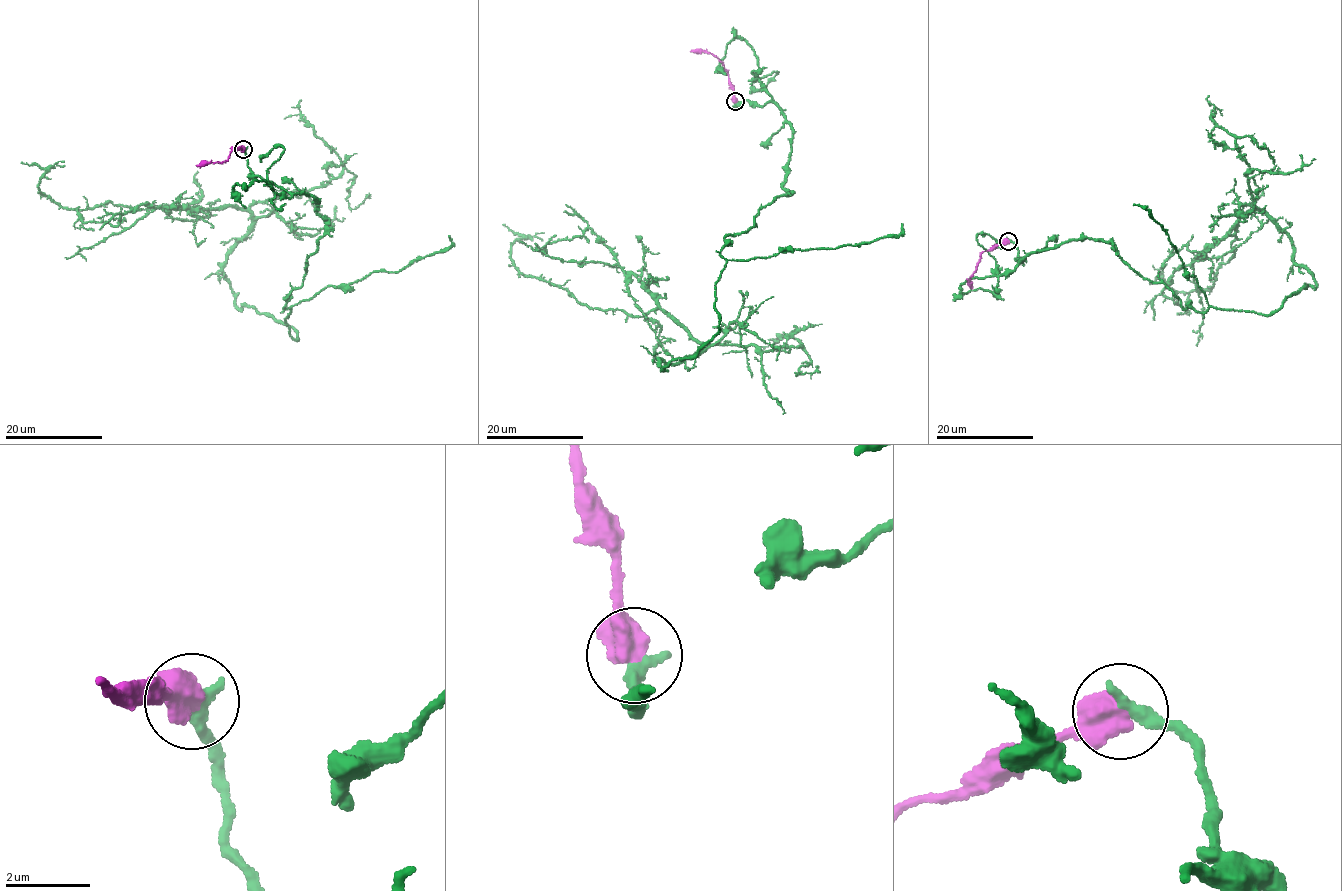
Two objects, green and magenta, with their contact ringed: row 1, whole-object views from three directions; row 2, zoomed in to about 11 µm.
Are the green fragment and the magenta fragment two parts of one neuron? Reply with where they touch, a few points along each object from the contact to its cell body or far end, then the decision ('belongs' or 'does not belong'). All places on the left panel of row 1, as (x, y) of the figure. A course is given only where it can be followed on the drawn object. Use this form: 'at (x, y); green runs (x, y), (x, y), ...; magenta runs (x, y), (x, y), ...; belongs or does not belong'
at (243, 149); green runs (244, 149), (320, 202), (283, 307), (298, 339), (236, 305), (223, 264), (248, 211), (63, 209), (21, 162); magenta runs (244, 149), (233, 147), (229, 157), (222, 162), (196, 165); belongs

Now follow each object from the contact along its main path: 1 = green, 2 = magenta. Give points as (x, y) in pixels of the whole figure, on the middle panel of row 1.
1: (736, 101), (793, 131), (787, 195), (726, 237), (695, 355), (664, 371), (701, 344), (526, 277), (503, 225)
2: (736, 101), (723, 65), (716, 57), (702, 51), (690, 51)

